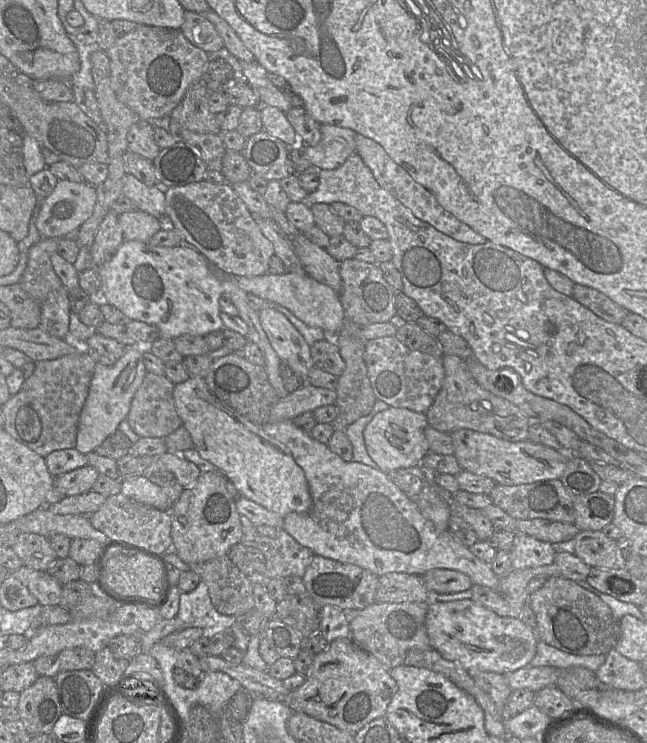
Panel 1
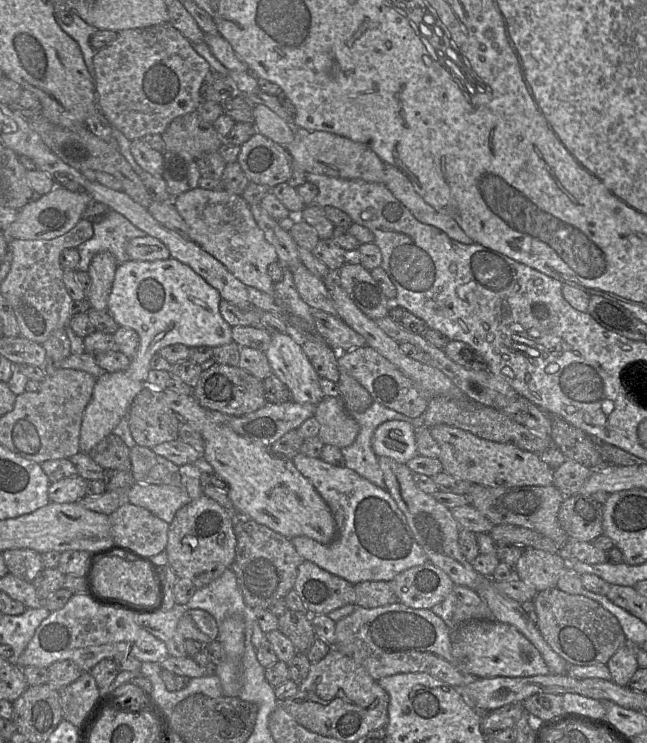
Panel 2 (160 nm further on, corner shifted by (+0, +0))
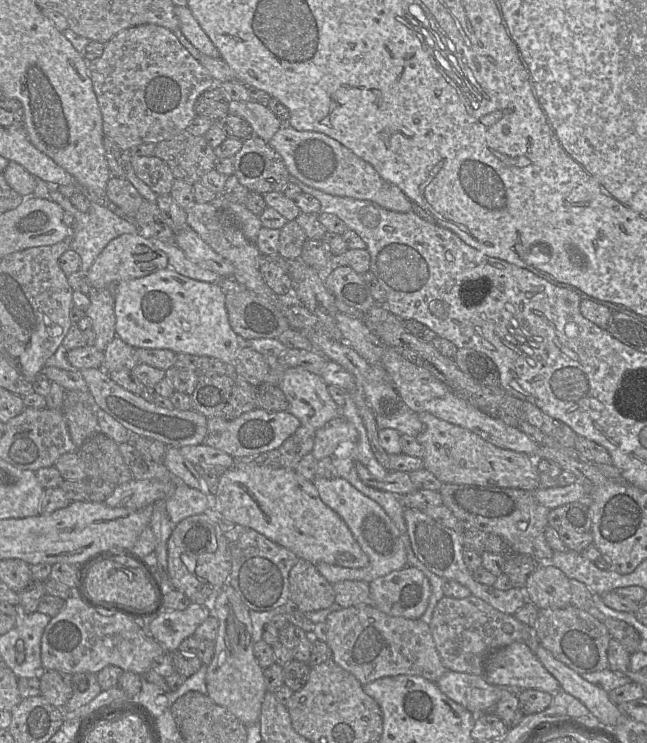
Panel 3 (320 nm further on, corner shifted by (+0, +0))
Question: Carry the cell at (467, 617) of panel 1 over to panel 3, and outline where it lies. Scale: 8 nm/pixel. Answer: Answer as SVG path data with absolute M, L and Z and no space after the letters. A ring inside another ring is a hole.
M517 641L496 650L485 661L487 683L513 690L536 689L550 694L561 690L525 642Z

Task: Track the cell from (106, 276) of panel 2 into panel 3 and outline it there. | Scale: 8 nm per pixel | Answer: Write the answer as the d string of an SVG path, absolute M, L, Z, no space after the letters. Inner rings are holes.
M91 289L89 293L90 306L86 316L92 322L94 331L93 346L104 351L108 343L116 337L114 314L114 298L108 289Z

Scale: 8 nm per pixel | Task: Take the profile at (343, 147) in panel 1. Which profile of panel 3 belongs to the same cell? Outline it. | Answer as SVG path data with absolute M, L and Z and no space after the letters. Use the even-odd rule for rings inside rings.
M282 124L268 143L282 157L289 174L310 187L334 196L369 200L394 212L413 210L413 202L399 187L384 180L371 164L326 134L298 131Z

